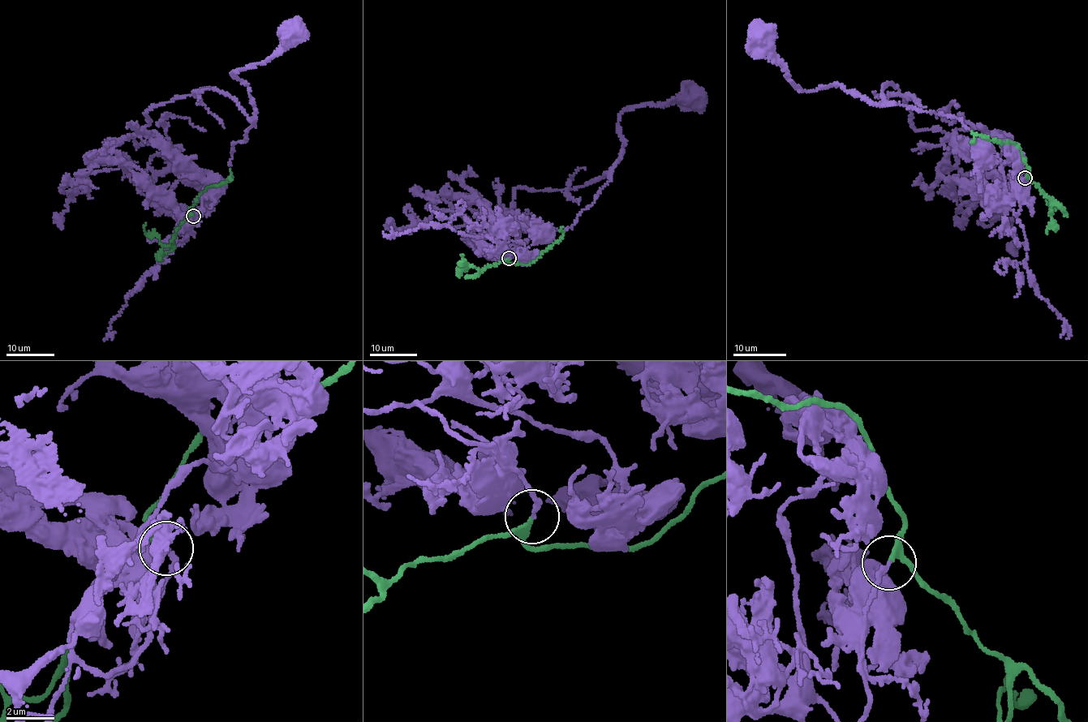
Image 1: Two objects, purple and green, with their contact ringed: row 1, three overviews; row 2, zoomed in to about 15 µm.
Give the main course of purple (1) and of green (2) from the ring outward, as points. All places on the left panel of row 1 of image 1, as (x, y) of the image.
1: (193, 216), (178, 240), (178, 212), (113, 148), (148, 109), (201, 90), (251, 119), (232, 74), (295, 27)
2: (193, 216), (190, 208), (207, 187), (225, 183), (232, 174), (232, 180)

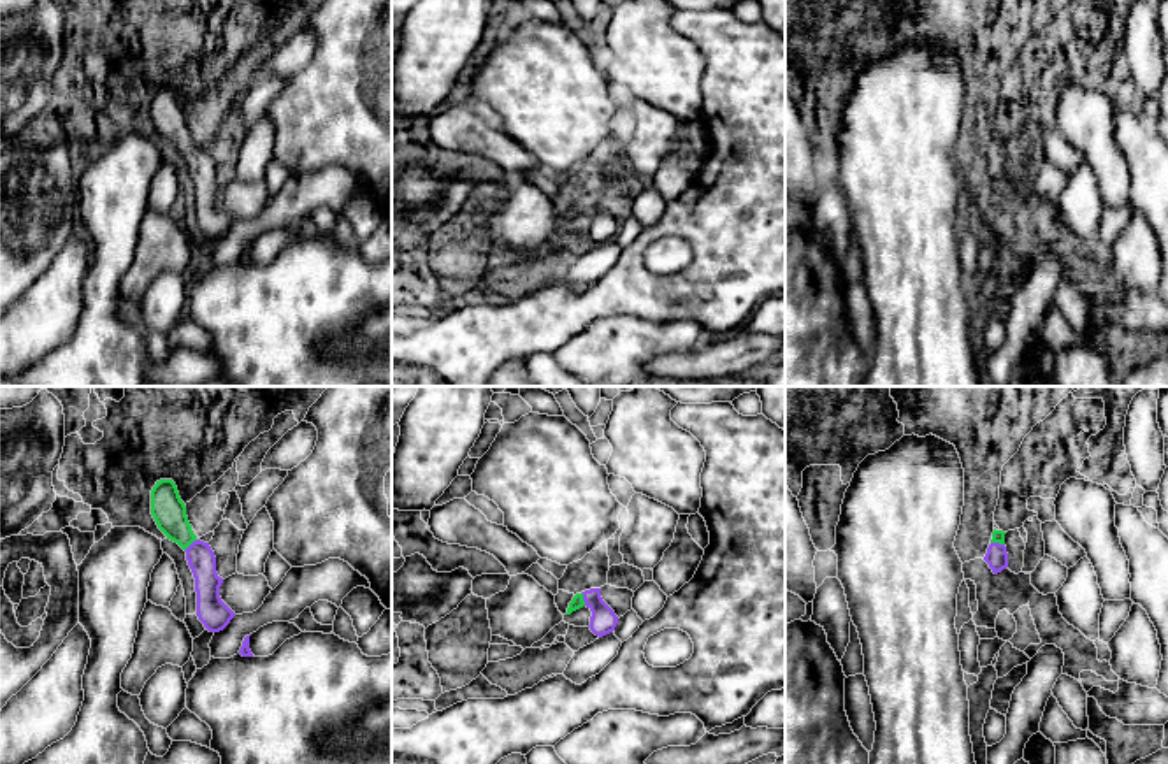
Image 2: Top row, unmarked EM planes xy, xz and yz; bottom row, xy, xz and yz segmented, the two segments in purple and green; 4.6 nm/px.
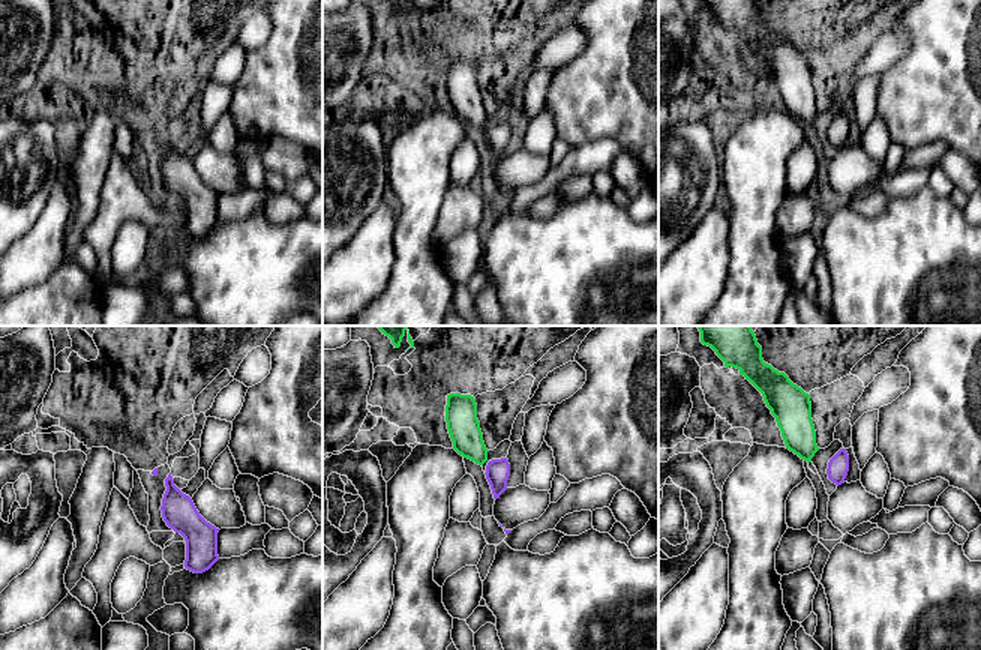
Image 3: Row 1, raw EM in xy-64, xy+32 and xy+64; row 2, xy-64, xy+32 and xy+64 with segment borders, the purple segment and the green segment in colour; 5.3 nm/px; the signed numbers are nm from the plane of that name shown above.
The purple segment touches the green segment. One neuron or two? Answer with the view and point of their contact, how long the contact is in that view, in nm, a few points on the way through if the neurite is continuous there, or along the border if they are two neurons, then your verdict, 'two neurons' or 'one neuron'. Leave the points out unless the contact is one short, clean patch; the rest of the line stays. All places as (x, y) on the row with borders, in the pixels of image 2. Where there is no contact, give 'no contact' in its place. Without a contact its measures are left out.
meets purple in xy at (190, 545); contact 80 nm long; runs through xy (201, 559), (190, 545), (174, 526), (169, 511); one neuron

